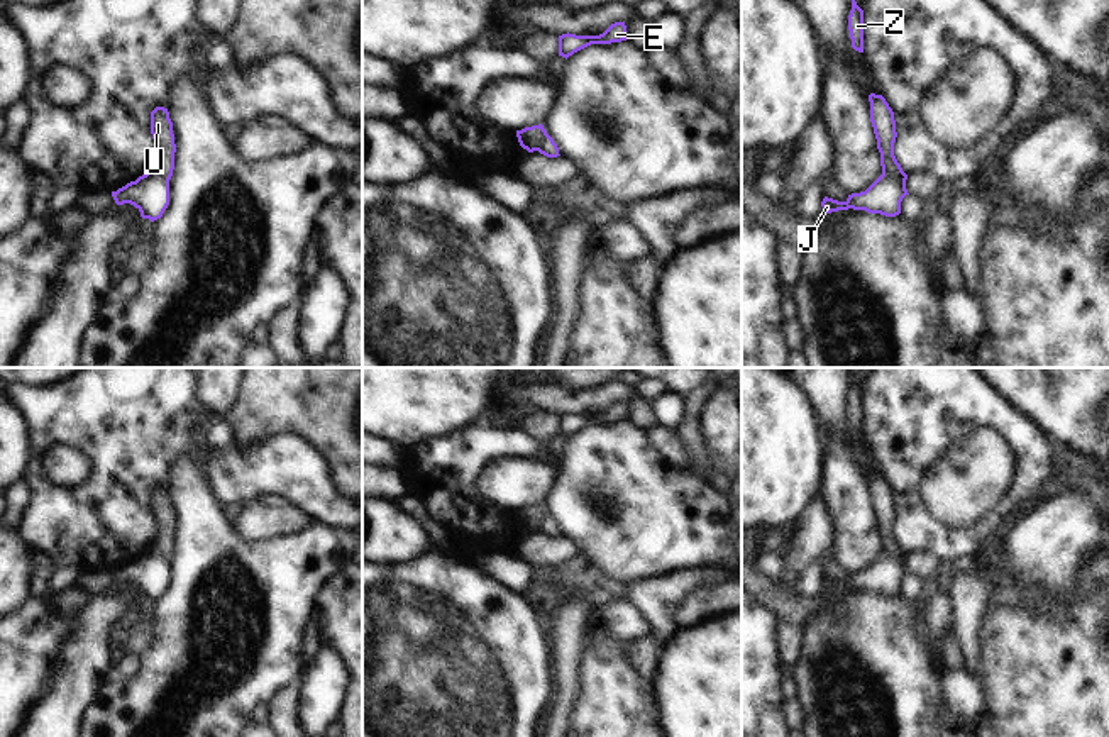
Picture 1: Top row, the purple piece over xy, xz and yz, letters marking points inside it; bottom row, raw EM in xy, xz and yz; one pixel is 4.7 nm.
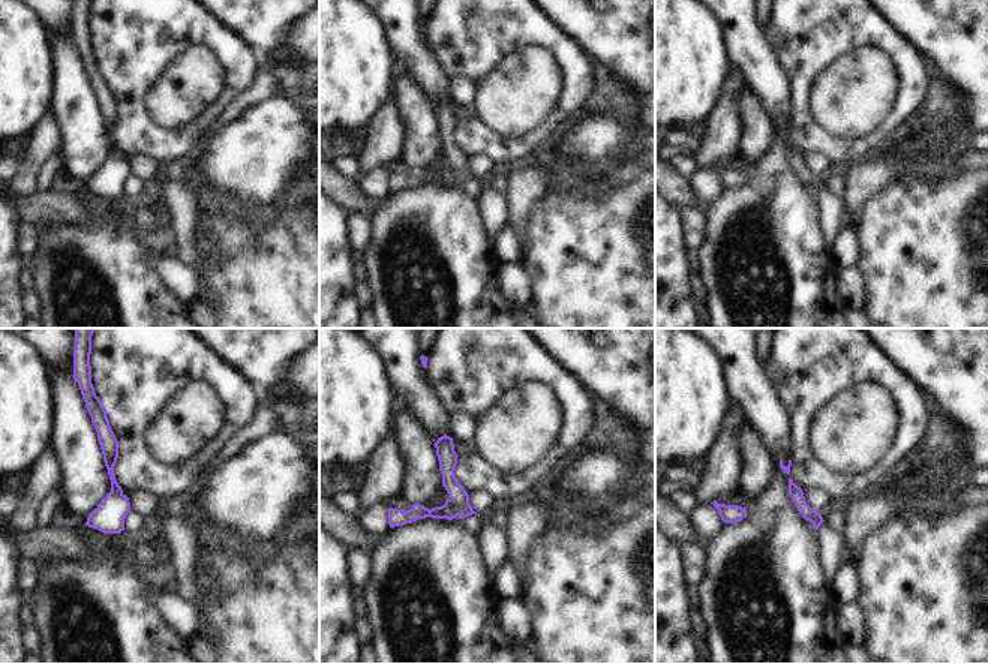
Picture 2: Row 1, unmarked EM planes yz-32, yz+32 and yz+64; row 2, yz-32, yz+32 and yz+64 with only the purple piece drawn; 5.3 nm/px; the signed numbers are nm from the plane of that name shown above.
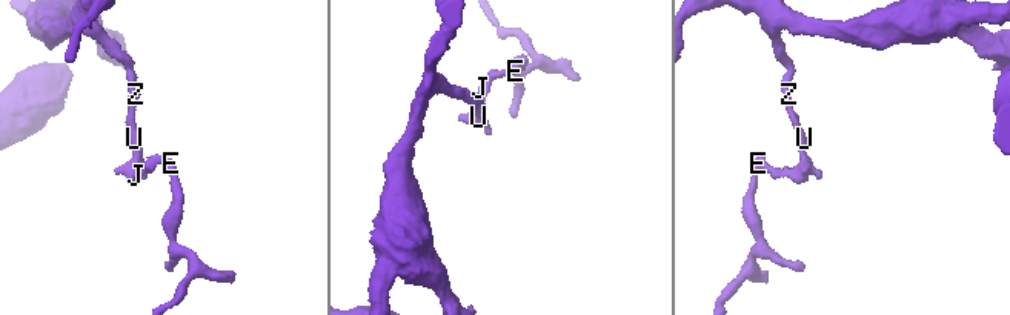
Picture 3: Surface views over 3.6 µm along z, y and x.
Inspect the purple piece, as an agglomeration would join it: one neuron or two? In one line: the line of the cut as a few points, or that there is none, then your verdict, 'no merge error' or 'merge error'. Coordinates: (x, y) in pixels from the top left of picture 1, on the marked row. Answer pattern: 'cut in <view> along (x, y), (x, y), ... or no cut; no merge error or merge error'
cut in yz along (882, 171), (901, 185), (904, 195); merge error

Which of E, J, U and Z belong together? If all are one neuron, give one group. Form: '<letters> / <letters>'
E J / U Z

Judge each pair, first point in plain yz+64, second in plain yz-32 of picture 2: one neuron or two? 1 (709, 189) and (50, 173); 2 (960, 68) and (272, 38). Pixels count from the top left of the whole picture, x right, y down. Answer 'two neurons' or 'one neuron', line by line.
1: one neuron
2: one neuron

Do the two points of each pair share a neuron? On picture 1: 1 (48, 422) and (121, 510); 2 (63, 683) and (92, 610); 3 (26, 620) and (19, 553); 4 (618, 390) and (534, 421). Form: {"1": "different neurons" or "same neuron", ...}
{"1": "same neuron", "2": "same neuron", "3": "different neurons", "4": "different neurons"}

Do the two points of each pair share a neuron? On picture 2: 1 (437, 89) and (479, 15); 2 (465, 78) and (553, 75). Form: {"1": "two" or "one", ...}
{"1": "two", "2": "two"}

